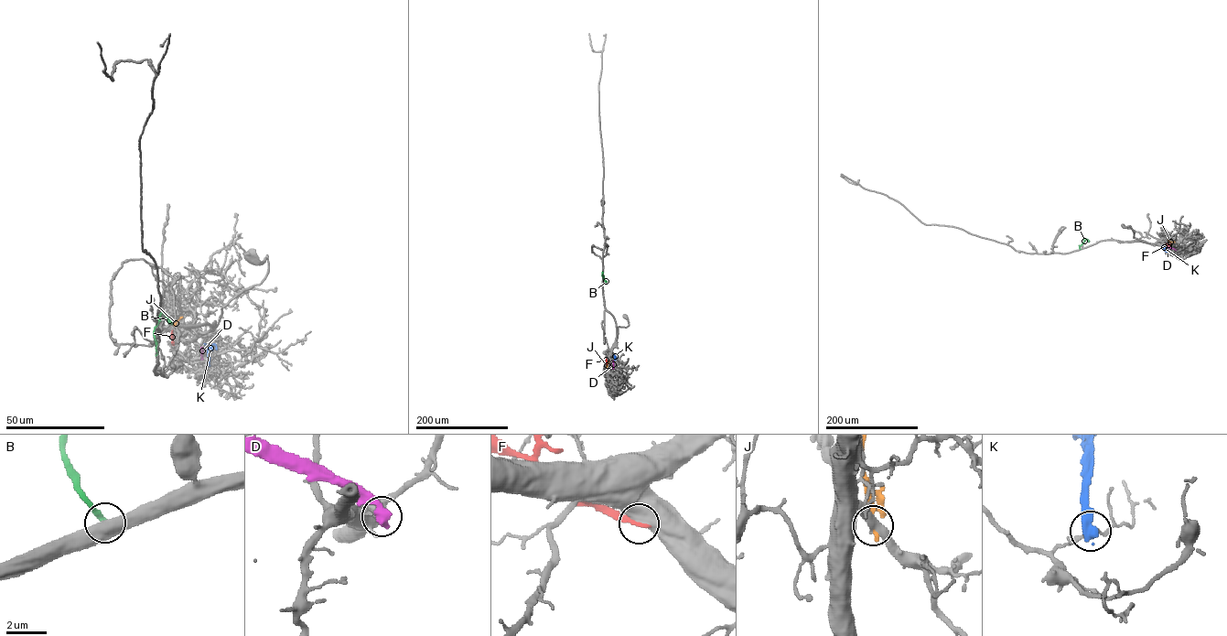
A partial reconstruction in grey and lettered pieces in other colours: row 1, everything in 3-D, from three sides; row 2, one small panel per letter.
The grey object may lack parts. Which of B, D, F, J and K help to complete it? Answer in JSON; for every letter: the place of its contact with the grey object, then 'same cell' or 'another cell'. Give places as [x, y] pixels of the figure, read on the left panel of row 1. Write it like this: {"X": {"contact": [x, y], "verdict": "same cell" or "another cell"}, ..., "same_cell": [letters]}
{"B": {"contact": [156, 355], "verdict": "another cell"}, "D": {"contact": [201, 358], "verdict": "another cell"}, "F": {"contact": [173, 344], "verdict": "another cell"}, "J": {"contact": [175, 325], "verdict": "another cell"}, "K": {"contact": [209, 364], "verdict": "another cell"}, "same_cell": []}

